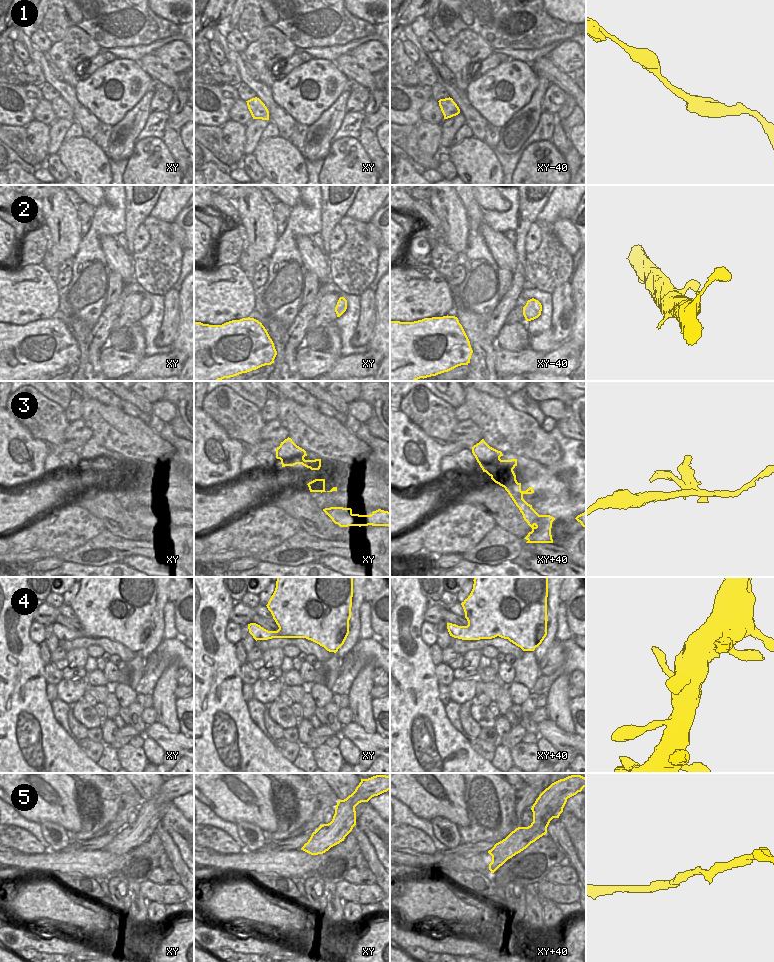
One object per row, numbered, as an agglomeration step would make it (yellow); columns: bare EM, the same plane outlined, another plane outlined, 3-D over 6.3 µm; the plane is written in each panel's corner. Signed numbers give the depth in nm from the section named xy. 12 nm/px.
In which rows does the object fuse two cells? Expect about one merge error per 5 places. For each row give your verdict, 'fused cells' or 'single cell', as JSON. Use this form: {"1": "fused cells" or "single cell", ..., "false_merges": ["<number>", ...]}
{"1": "single cell", "2": "single cell", "3": "single cell", "4": "single cell", "5": "single cell", "false_merges": []}

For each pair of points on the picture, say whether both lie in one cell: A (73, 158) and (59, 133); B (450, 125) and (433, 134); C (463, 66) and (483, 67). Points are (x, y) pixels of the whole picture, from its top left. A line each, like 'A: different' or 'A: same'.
A: different
B: different
C: different

